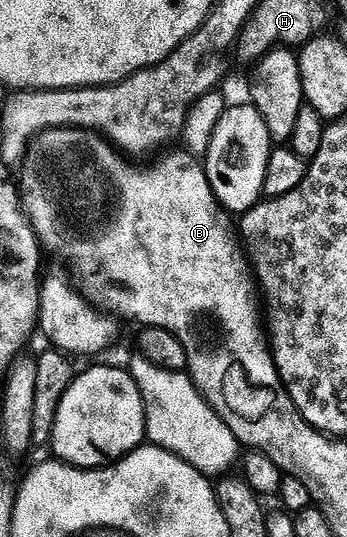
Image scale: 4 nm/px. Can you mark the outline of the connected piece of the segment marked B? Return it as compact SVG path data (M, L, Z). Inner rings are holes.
M63 130L63 135L43 134L43 138L35 142L35 150L31 150L31 158L27 158L26 179L24 182L19 182L17 186L18 193L21 195L22 210L31 223L32 229L35 230L35 237L39 239L40 247L46 253L48 250L53 257L60 258L71 269L78 293L95 310L107 316L114 316L116 319L132 318L133 321L139 322L140 327L165 328L173 332L177 340L181 340L187 357L186 373L200 394L217 412L219 419L233 432L240 447L250 448L252 451L269 456L269 460L273 460L273 464L277 464L284 474L289 474L289 468L293 468L293 472L294 470L313 472L317 468L317 452L329 452L329 444L323 444L323 442L317 444L321 436L315 436L315 427L299 415L299 409L287 395L287 387L279 378L275 367L275 356L271 352L269 338L265 333L265 322L261 317L261 302L257 297L257 282L253 277L244 247L237 244L236 227L227 211L222 209L215 199L204 163L190 152L182 153L169 155L160 166L155 166L152 170L135 170L134 164L126 162L122 158L124 155L102 134L97 138L91 138L91 134L75 134L75 130Z

